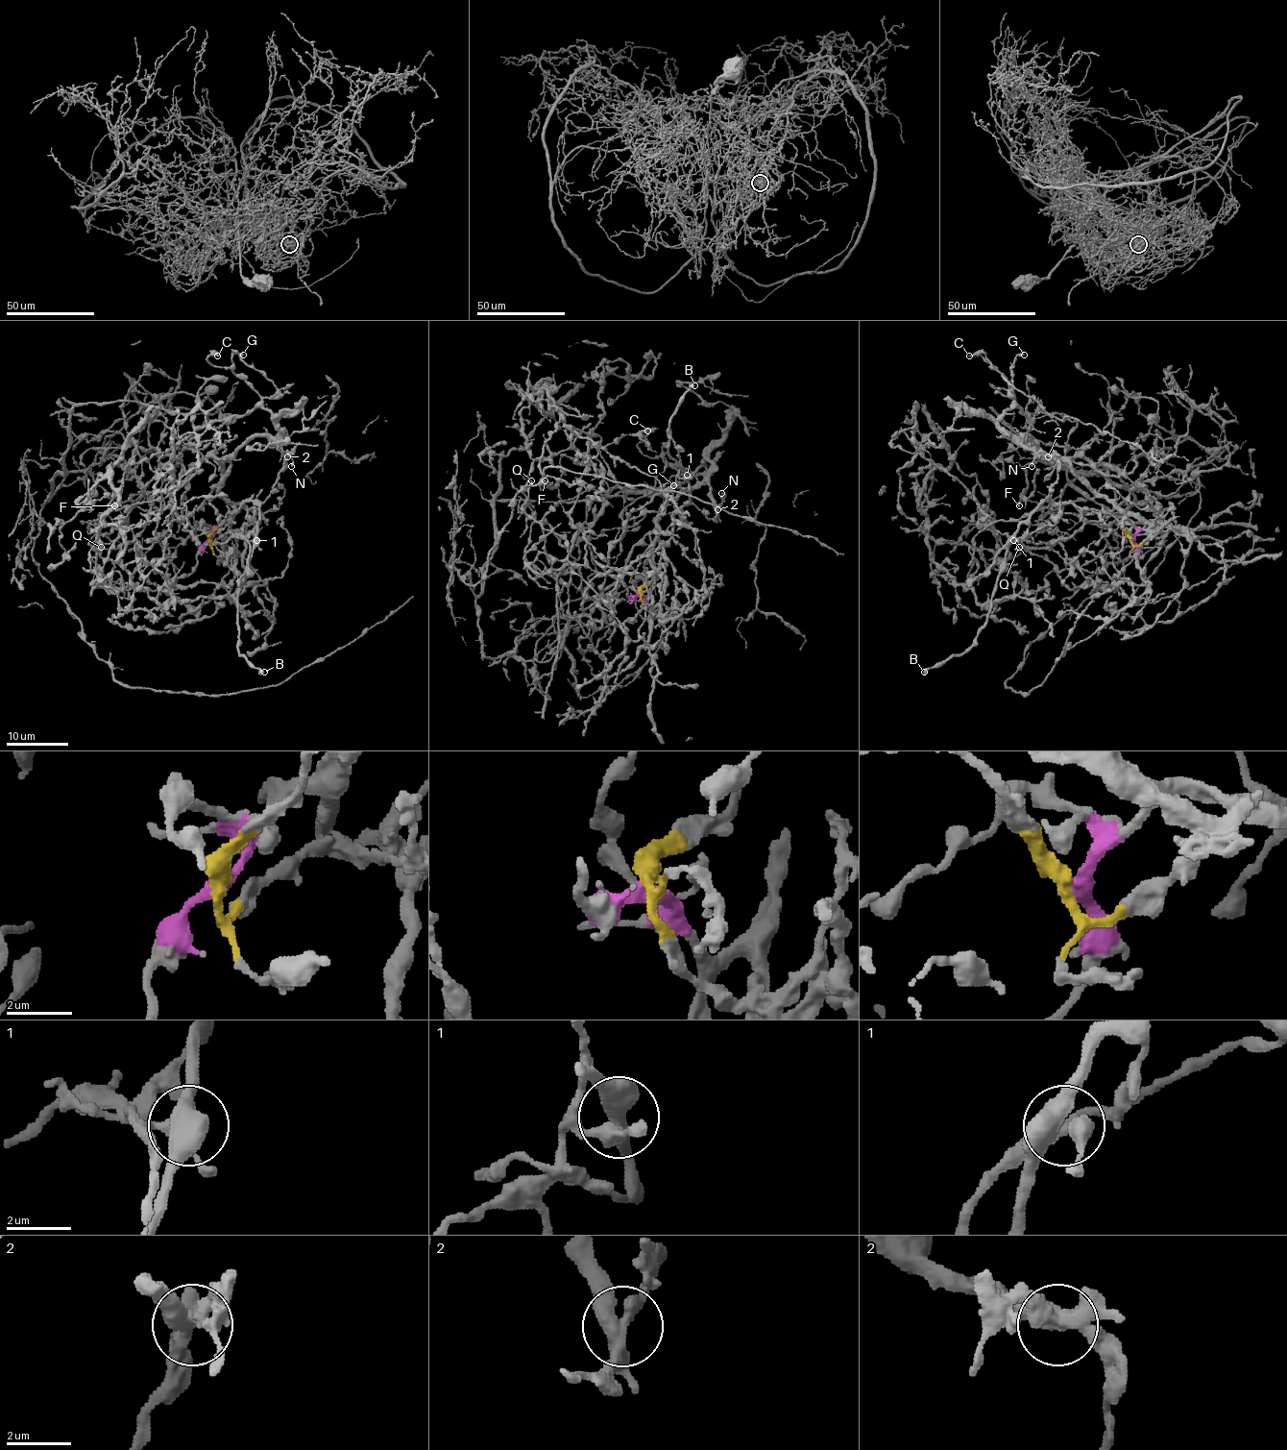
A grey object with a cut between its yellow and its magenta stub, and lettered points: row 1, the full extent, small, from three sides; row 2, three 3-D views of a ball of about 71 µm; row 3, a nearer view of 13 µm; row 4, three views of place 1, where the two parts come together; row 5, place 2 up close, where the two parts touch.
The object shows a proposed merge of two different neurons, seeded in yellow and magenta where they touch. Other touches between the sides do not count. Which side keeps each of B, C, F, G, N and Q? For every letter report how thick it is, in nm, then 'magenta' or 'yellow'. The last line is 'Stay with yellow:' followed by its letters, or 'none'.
B: calibre 480 nm; yellow
C: calibre 260 nm; magenta
F: calibre 380 nm; magenta
G: calibre 400 nm; magenta
N: calibre 200 nm; yellow
Q: calibre 380 nm; magenta
Stay with yellow: B, N

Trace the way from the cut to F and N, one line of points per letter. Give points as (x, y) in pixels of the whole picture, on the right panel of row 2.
F: (1131, 539), (1136, 515), (1003, 429), (1017, 406), (1026, 443), (993, 463), (1025, 472), (1018, 506)
N: (1131, 539), (1110, 514), (1083, 512), (1071, 503), (1043, 502), (1057, 479), (1057, 463), (1041, 454), (1031, 466)

